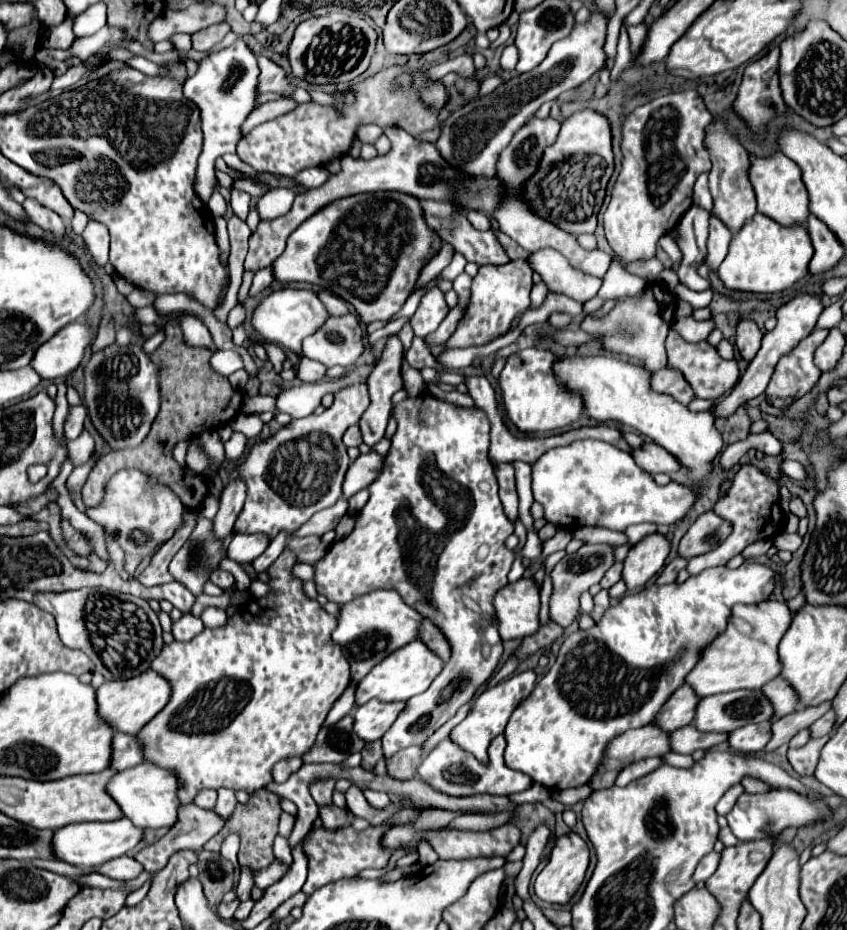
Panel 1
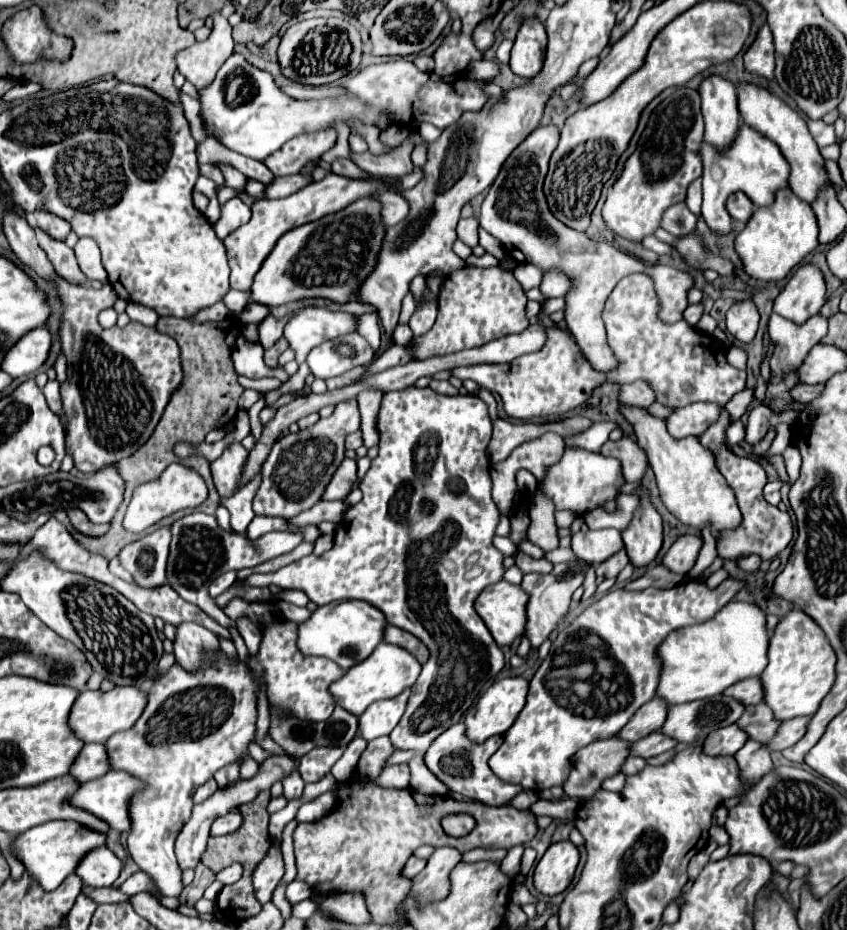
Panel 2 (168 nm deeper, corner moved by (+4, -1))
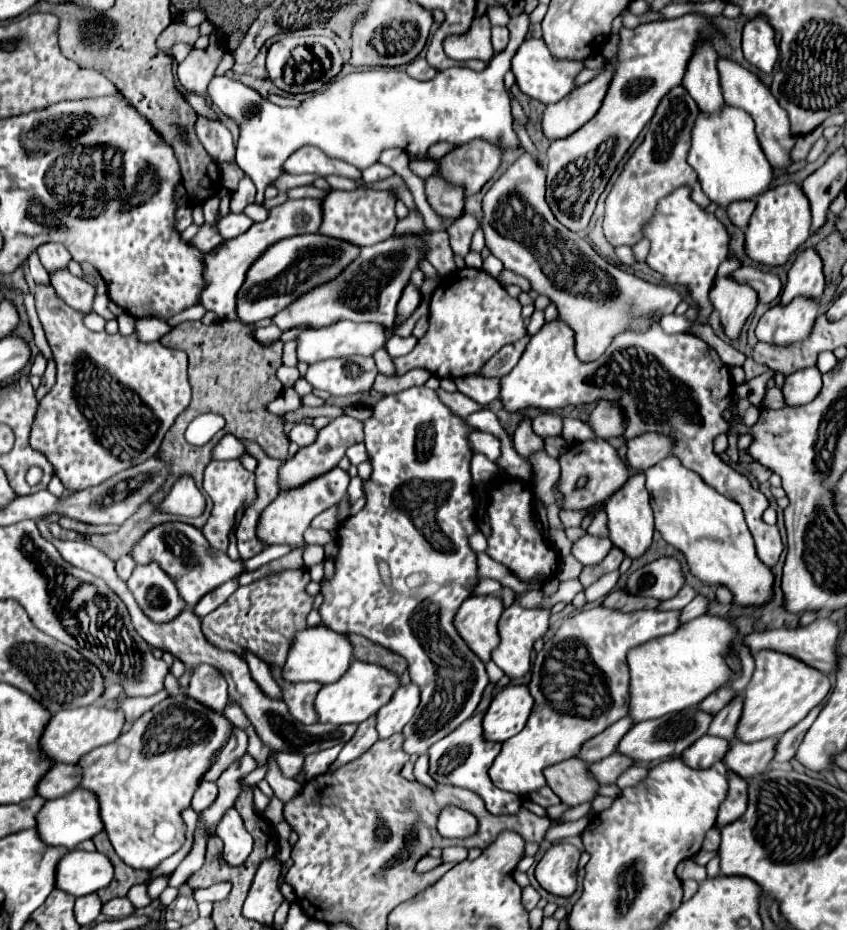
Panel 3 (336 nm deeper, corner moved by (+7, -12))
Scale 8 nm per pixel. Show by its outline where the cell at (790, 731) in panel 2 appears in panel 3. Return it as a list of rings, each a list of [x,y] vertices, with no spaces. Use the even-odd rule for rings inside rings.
[[[759,740],[759,742],[733,742],[727,756],[723,758],[723,764],[727,764],[729,770],[739,774],[741,778],[751,778],[755,774],[765,772],[767,764],[773,760],[777,748],[777,740]]]

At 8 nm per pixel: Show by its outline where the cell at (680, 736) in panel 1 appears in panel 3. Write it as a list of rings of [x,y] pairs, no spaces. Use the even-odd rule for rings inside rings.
[[[615,752],[615,754],[591,764],[591,774],[599,780],[599,784],[609,784],[609,782],[615,782],[633,764],[635,764],[635,760],[631,760],[629,756]]]

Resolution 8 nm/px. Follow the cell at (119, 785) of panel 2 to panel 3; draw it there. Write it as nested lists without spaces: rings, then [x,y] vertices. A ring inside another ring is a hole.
[[[77,788],[73,792],[69,792],[67,796],[49,800],[39,816],[37,816],[37,830],[41,840],[45,840],[51,846],[65,846],[69,850],[75,850],[75,846],[83,840],[93,838],[95,834],[103,832],[103,820],[101,820],[101,810],[99,810],[99,798],[95,796],[95,792],[85,790],[85,788]]]

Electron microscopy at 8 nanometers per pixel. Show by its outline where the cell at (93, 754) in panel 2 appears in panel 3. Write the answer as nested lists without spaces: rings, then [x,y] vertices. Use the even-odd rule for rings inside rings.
[[[57,764],[47,772],[47,776],[39,782],[39,796],[51,800],[69,794],[81,784],[81,768],[77,764]]]

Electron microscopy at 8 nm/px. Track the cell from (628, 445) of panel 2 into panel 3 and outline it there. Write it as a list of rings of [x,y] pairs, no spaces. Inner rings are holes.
[[[597,438],[593,442],[581,442],[581,444],[569,446],[569,452],[563,454],[559,458],[559,462],[561,462],[561,482],[559,482],[559,488],[565,494],[563,508],[569,508],[569,510],[589,508],[589,506],[593,506],[597,502],[603,502],[603,500],[611,498],[631,476],[627,464],[619,458],[617,450],[609,442],[605,442],[601,438]],[[581,476],[587,476],[589,482],[585,484],[583,490],[575,490],[575,482]]]

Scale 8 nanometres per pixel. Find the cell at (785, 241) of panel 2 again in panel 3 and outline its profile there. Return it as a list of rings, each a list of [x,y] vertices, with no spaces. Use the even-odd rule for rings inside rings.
[[[781,184],[757,200],[757,208],[751,216],[745,232],[745,254],[763,266],[783,266],[793,252],[797,252],[811,236],[811,212],[807,196],[803,196],[797,184]]]

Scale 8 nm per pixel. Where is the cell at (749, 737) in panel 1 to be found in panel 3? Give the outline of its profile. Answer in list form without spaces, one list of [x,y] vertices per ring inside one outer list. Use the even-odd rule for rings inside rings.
[[[703,736],[697,740],[687,752],[683,752],[683,760],[691,768],[709,768],[715,762],[721,762],[729,750],[729,742],[717,736]]]

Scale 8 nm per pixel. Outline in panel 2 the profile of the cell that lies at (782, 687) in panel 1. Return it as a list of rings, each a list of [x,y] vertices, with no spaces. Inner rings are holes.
[[[748,677],[746,681],[738,681],[734,685],[730,685],[730,689],[726,689],[724,695],[728,697],[734,697],[736,701],[742,701],[746,705],[756,705],[756,703],[762,703],[762,695],[764,689],[760,685],[760,679],[758,677]]]

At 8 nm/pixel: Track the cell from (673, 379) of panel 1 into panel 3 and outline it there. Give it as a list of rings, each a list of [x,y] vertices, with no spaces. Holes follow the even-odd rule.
[[[601,400],[597,408],[589,416],[589,426],[597,434],[597,438],[613,438],[621,436],[627,428],[627,418],[623,416],[623,408],[619,402]]]

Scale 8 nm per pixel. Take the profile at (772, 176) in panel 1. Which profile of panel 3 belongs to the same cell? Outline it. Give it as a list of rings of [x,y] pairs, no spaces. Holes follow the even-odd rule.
[[[725,106],[719,114],[699,114],[693,128],[693,142],[689,150],[689,166],[697,172],[707,198],[719,208],[727,208],[737,200],[755,200],[771,188],[773,166],[763,154],[755,124],[747,112]]]

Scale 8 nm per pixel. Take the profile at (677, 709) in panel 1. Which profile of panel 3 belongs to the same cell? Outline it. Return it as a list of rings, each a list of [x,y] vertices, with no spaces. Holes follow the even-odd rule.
[[[625,716],[623,720],[619,720],[617,724],[607,728],[607,732],[601,732],[599,736],[595,736],[595,740],[589,740],[583,746],[583,752],[579,752],[579,758],[593,764],[593,762],[599,762],[599,760],[611,756],[615,752],[615,748],[619,746],[619,742],[623,740],[623,736],[631,728],[633,728],[633,720],[629,720],[629,716]]]

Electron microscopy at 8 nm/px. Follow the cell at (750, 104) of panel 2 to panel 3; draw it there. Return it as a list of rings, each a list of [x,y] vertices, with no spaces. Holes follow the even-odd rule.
[[[719,60],[717,62],[717,70],[721,74],[721,90],[723,90],[723,98],[727,106],[733,108],[743,108],[753,120],[755,120],[755,132],[759,138],[759,144],[767,156],[767,160],[771,162],[773,168],[777,170],[785,170],[791,166],[791,150],[795,146],[795,136],[791,134],[791,124],[787,118],[787,112],[779,106],[779,102],[775,100],[775,96],[769,92],[769,88],[749,70],[745,70],[743,66],[731,62],[731,60]]]

